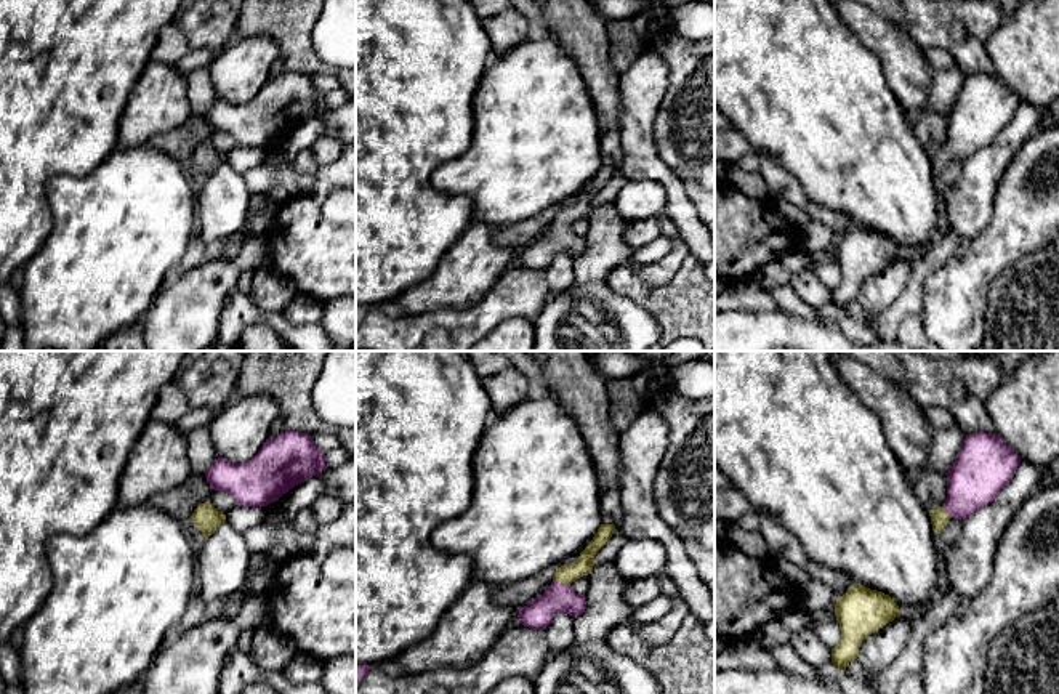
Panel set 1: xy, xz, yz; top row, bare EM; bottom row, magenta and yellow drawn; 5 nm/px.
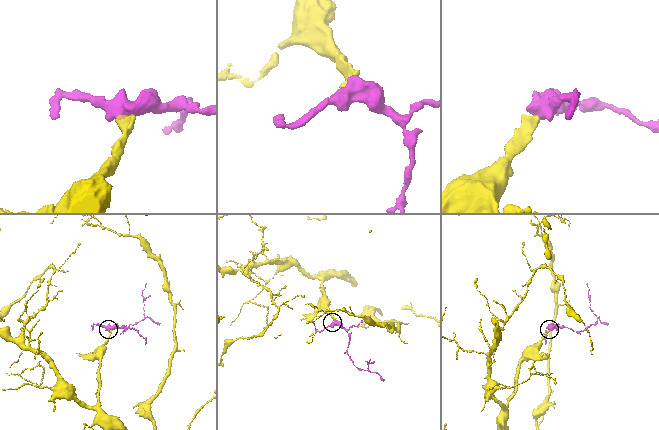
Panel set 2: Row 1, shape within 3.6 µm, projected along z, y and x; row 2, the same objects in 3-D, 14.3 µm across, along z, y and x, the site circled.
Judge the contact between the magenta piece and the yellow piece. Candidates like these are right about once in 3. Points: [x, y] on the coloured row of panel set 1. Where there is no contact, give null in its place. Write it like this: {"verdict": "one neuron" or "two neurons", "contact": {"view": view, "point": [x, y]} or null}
{"verdict": "one neuron", "contact": {"view": "xz", "point": [561, 584]}}

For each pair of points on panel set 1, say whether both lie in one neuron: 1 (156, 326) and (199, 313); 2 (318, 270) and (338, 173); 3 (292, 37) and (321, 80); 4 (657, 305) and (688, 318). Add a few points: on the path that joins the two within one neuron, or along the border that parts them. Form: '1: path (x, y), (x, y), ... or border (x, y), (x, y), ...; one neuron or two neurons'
1: path (167, 326), (177, 326), (188, 314); one neuron
2: path (314, 246), (314, 201), (318, 197); one neuron
3: border (311, 74), (334, 74), (338, 79); two neurons
4: path (665, 305), (673, 305), (680, 310); one neuron

